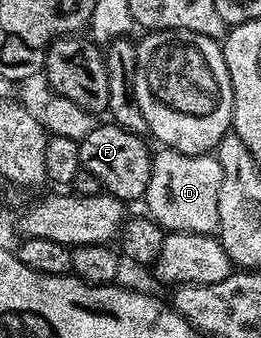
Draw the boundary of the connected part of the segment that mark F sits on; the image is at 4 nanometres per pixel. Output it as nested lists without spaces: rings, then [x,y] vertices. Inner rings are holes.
[[[113,121],[99,122],[78,144],[82,170],[92,173],[99,181],[102,191],[123,201],[141,200],[148,189],[152,151],[146,148],[147,140],[140,135],[128,133]]]

